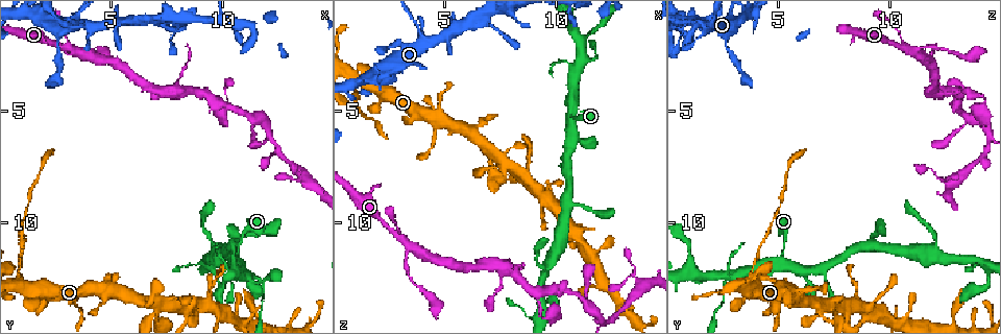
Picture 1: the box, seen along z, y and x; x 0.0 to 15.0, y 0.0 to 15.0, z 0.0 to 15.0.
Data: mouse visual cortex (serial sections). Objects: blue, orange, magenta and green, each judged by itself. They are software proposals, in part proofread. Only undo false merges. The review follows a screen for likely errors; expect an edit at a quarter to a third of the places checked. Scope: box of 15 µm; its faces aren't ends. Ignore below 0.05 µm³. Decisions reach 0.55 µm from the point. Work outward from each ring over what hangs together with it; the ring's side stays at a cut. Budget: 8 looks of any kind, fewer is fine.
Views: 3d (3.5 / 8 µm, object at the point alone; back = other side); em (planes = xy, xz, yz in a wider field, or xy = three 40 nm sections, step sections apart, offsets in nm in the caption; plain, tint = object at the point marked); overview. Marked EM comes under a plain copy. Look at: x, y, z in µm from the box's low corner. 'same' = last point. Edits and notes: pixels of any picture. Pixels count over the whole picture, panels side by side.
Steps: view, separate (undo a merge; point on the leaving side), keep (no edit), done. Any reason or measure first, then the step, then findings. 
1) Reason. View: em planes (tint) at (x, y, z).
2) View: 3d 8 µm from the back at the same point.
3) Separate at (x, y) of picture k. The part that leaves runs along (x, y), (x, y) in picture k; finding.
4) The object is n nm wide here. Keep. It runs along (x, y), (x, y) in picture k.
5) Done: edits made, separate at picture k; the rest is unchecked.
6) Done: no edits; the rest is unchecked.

Small branch off a trunk. View: 3d 3.5 µm at (4.0, 1.1, 1.5).

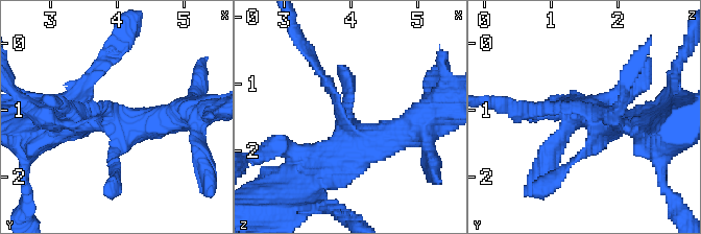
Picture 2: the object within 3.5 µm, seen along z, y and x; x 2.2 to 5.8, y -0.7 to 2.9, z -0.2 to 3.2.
Separate at (314, 62) of picture 2. A second cell is stuck on.

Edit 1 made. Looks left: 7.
Sudden change in width. View: 3d 3.5 µm at (3.1, 2.0, 10.7).

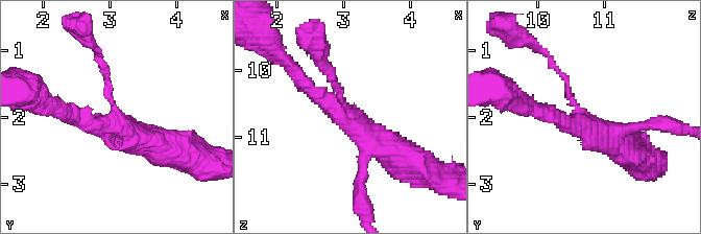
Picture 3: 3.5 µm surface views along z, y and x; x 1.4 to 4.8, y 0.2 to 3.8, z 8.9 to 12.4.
3 arms meet here; the arms are 100, 250, 400 nm wide; need the tissue. View: em xy step 2 (tint) at (3.05, 1.90, 10.55).

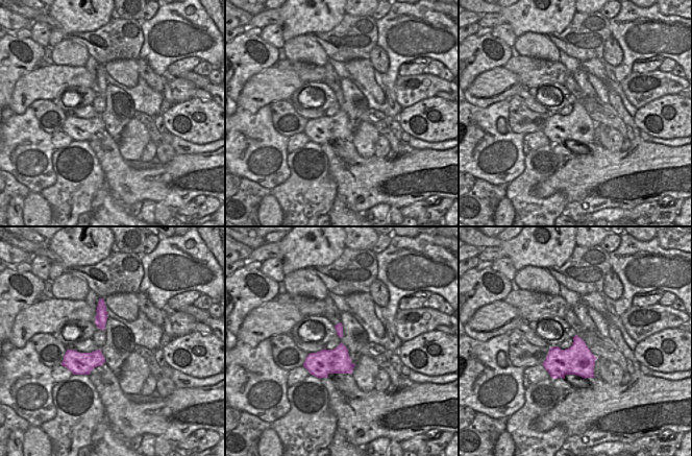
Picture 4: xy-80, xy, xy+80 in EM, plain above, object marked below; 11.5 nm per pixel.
Another direction. View: em xy step 5 (tint) at the same point.

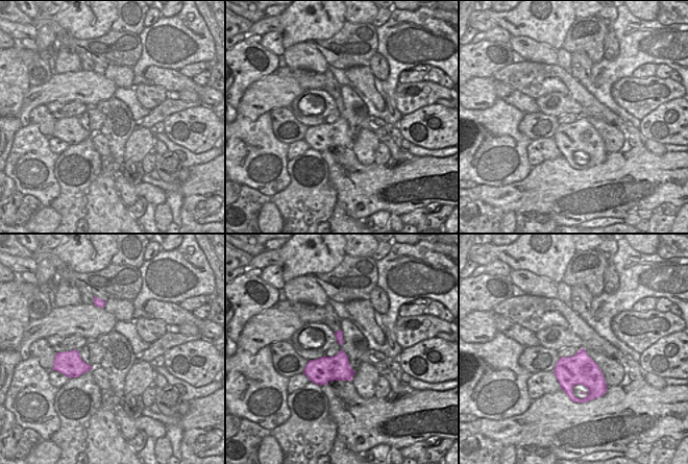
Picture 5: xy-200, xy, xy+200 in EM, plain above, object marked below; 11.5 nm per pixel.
Keep. It runs along (68, 113), (113, 116), (97, 52) in picture 3; one cell here.

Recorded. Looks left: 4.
Sudden change in width. View: 3d 3.5 µm at (10.8, 10.8, 5.3).

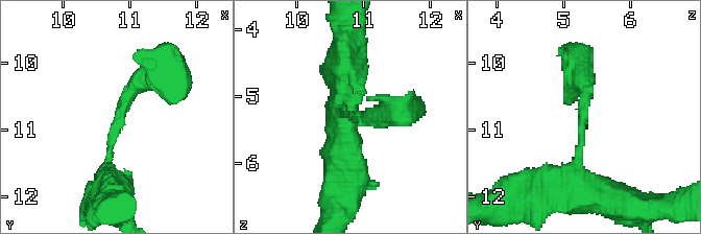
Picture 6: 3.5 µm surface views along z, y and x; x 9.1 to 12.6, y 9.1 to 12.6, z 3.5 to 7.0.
Shape alone is not enough. View: em planes (tint) at (10.85, 10.70, 5.30).

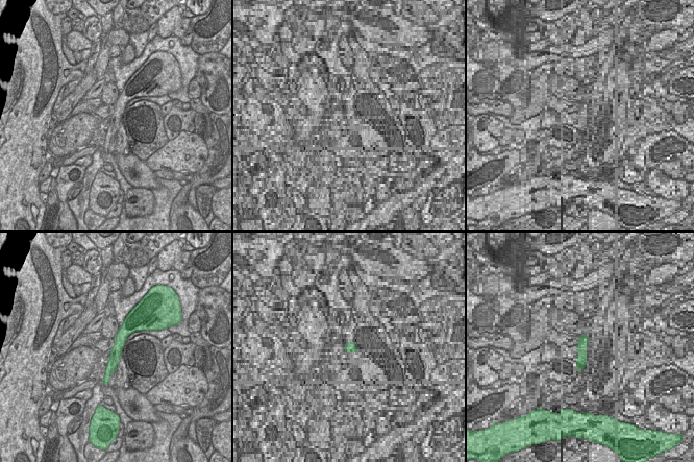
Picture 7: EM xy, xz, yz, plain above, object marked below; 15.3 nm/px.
Keep. It runs along (135, 322), (121, 337), (106, 379) in picture 7; continuous, no second cell.

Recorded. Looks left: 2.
Calibre changes. View: em xy step 1 (tint) at (11.8, 12.9, 2.6).

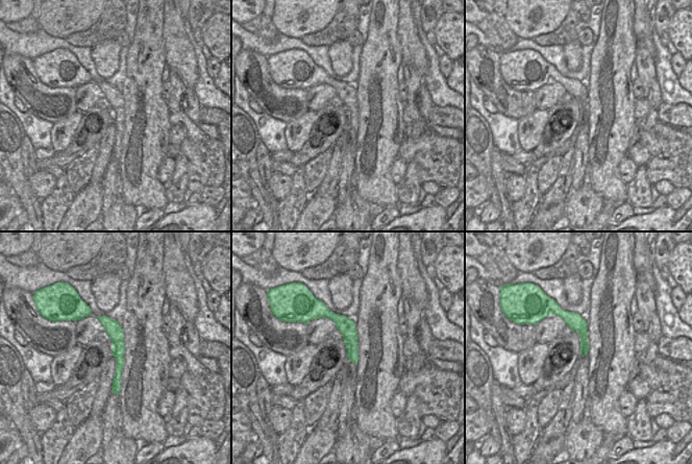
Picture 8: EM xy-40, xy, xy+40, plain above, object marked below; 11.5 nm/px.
Wider look. View: 3d 3.5 µm at the same point.

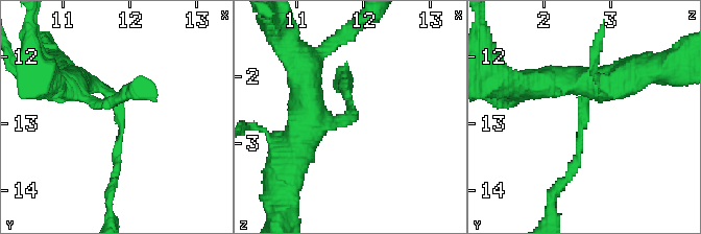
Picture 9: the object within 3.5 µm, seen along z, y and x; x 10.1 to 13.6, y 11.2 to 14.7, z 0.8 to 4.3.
Keep. It runs along (67, 80), (119, 102), (115, 177) in picture 9; continuous, no second cell.

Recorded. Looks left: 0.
Done: edits made, separate at picture 2; the rest is unchecked.

